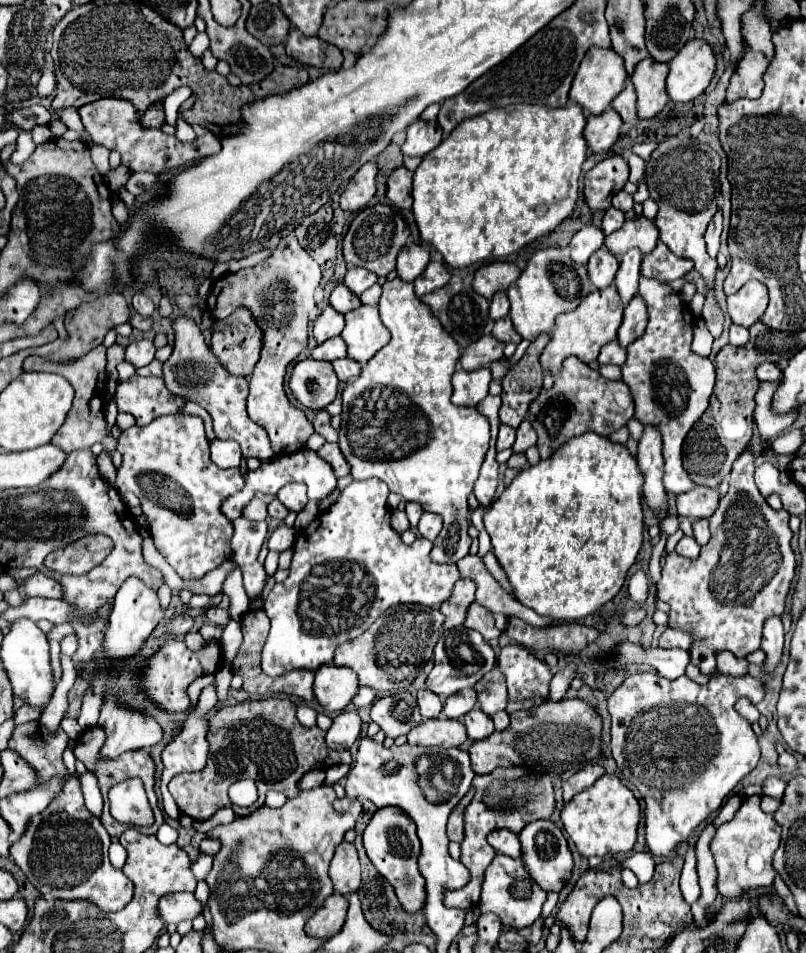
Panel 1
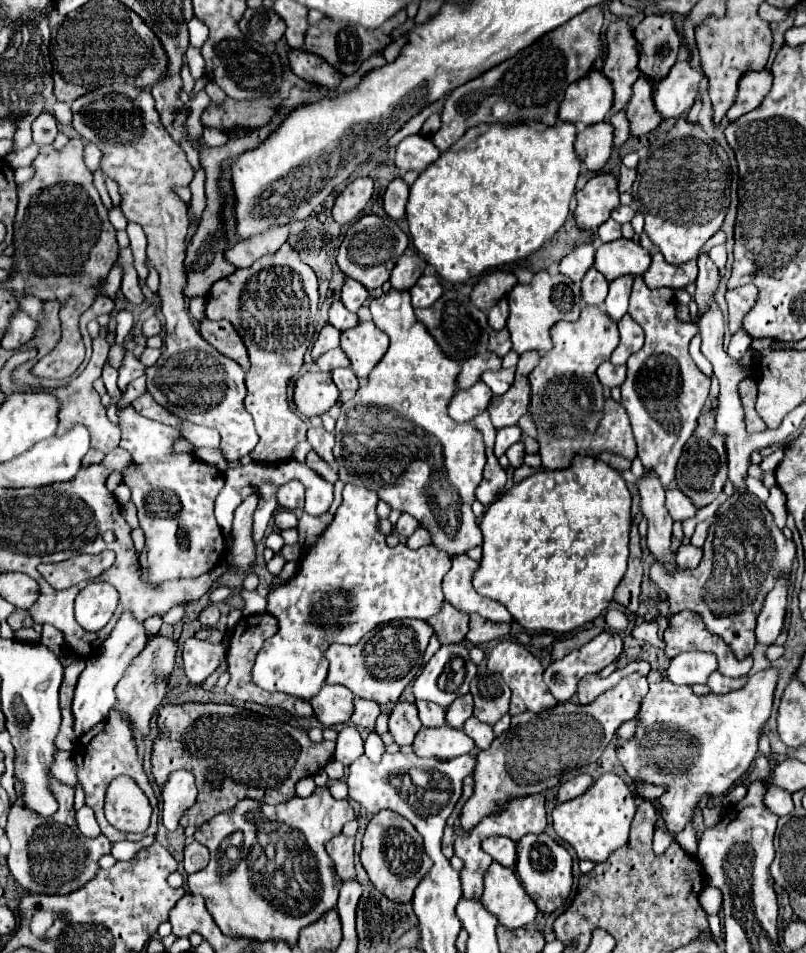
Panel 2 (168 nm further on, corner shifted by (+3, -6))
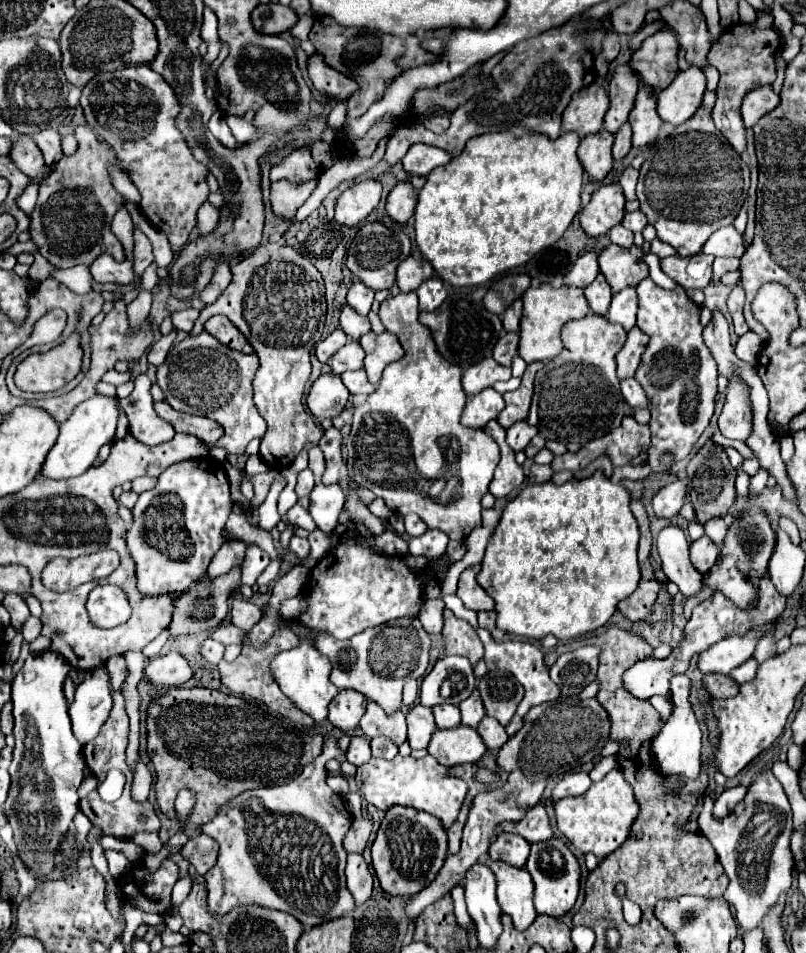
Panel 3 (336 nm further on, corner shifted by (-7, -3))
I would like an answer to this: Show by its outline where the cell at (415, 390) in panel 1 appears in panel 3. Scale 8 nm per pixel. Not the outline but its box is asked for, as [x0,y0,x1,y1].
[345,293,499,541]

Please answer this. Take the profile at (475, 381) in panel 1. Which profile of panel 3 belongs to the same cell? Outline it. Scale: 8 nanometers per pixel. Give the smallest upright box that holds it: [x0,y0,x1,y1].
[461,389,503,429]

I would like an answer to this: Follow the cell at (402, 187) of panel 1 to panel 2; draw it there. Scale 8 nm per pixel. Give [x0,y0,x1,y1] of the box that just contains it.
[383,178,409,220]

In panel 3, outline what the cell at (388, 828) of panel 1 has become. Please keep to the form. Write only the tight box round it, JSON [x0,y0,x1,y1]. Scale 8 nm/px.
[373,805,447,897]

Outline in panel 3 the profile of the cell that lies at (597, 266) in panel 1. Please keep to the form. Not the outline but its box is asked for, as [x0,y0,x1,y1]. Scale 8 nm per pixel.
[585,273,611,315]

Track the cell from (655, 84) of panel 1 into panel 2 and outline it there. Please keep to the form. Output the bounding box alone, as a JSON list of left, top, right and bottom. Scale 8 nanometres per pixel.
[627,76,661,136]

